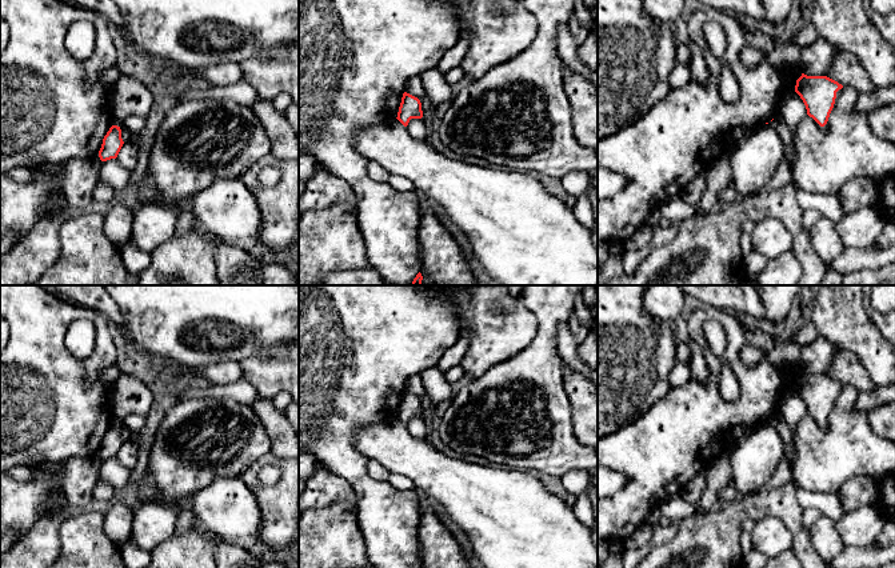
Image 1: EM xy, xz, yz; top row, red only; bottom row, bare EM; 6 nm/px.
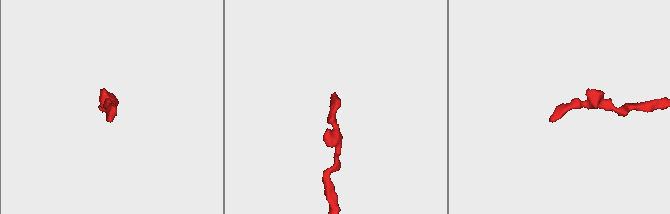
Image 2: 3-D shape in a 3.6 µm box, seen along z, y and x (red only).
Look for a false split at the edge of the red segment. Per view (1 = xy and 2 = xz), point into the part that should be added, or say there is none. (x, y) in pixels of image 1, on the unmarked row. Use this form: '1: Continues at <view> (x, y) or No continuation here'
1: No continuation here
2: No continuation here

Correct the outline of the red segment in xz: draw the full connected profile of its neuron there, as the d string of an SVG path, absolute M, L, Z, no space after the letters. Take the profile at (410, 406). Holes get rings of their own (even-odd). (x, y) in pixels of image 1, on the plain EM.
M404 391L397 411L397 419L407 425L411 417L421 417L421 401L417 396Z

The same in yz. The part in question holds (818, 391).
M802 372L796 379L795 391L803 399L807 413L820 425L824 425L834 407L836 391L842 387L842 383L827 375L807 375Z

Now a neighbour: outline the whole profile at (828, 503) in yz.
M796 485L796 497L803 509L814 508L831 520L839 520L846 512L843 511L839 495L836 492L807 491Z

